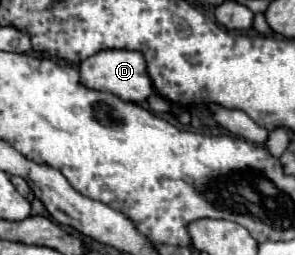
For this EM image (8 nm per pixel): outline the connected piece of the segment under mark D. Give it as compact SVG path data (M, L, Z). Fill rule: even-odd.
M129 49L97 51L89 59L81 61L79 71L81 71L81 83L83 85L87 85L89 89L97 89L97 91L109 91L109 93L121 97L123 101L143 103L155 91L149 75L147 75L145 57L139 51L129 51Z

